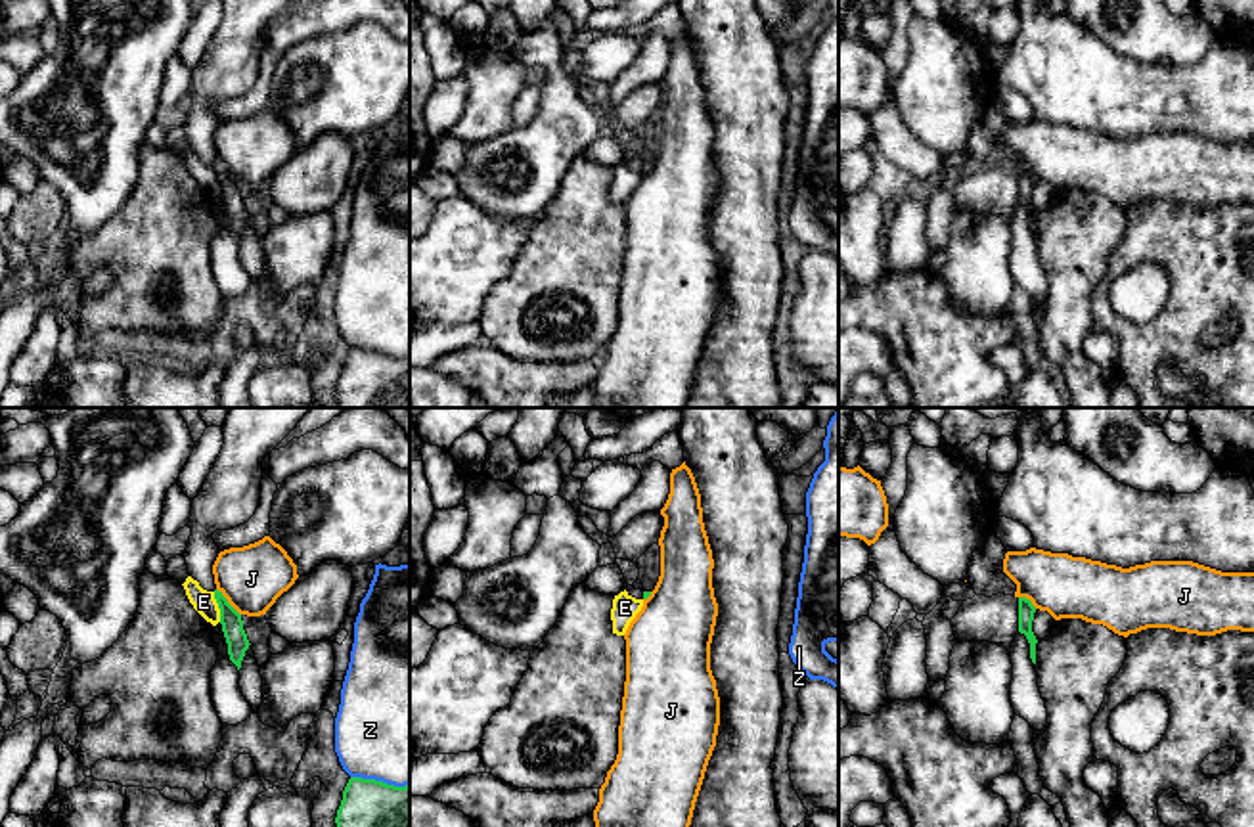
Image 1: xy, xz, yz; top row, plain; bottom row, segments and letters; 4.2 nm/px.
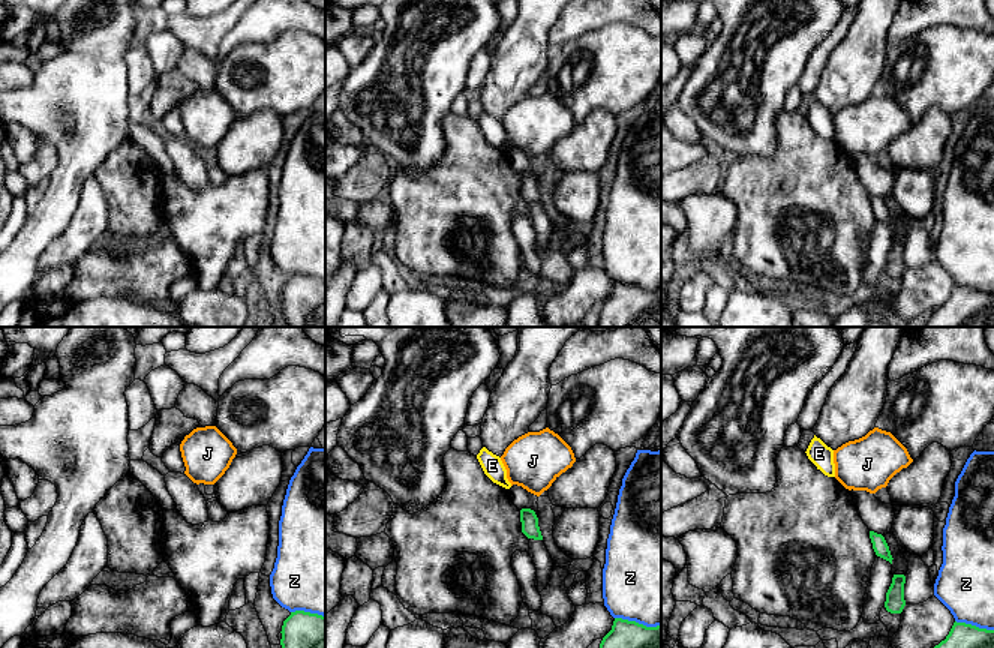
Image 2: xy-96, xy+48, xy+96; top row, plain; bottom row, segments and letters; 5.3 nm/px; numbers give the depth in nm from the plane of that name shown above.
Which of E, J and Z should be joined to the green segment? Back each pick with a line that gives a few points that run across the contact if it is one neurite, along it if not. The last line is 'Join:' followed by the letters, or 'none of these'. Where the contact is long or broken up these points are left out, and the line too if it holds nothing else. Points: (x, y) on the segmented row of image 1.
Join: none of these

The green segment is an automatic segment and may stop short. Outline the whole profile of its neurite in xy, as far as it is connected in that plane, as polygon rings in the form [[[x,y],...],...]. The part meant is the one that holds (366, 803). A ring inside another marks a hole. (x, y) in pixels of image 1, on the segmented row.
[[[350,777],[335,817],[337,827],[410,827],[410,785]]]

